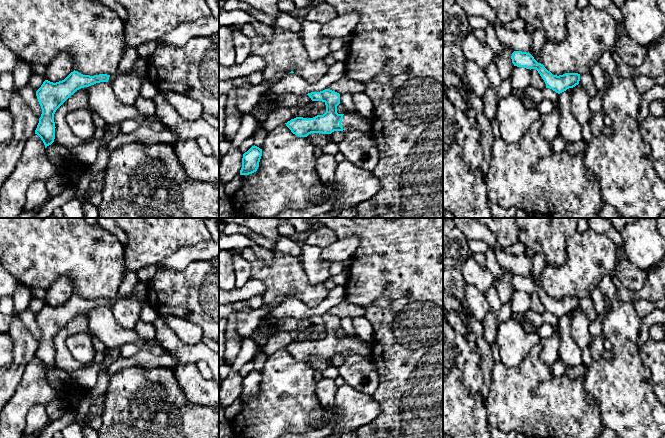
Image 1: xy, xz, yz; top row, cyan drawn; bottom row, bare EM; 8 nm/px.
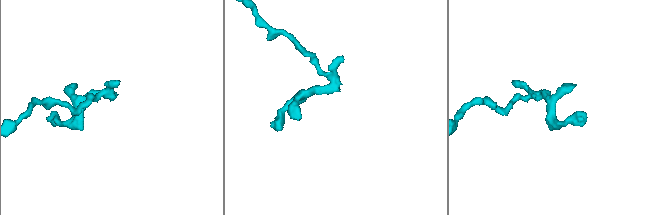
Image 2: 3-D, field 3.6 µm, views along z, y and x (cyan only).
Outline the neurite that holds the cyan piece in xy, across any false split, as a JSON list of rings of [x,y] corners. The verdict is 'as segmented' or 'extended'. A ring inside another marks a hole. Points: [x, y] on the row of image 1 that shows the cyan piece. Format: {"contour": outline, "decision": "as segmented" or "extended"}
{"contour": [[[78,71],[71,72],[64,80],[53,83],[45,80],[36,91],[38,102],[42,109],[39,123],[35,130],[45,148],[51,145],[55,139],[54,114],[56,110],[77,90],[89,87],[96,83],[108,82],[110,75],[83,75]]], "decision": "as segmented"}

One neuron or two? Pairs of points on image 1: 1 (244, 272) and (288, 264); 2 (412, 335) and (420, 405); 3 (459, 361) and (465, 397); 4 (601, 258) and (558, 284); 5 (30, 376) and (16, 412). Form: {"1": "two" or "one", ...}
{"1": "two", "2": "one", "3": "one", "4": "one", "5": "one"}

